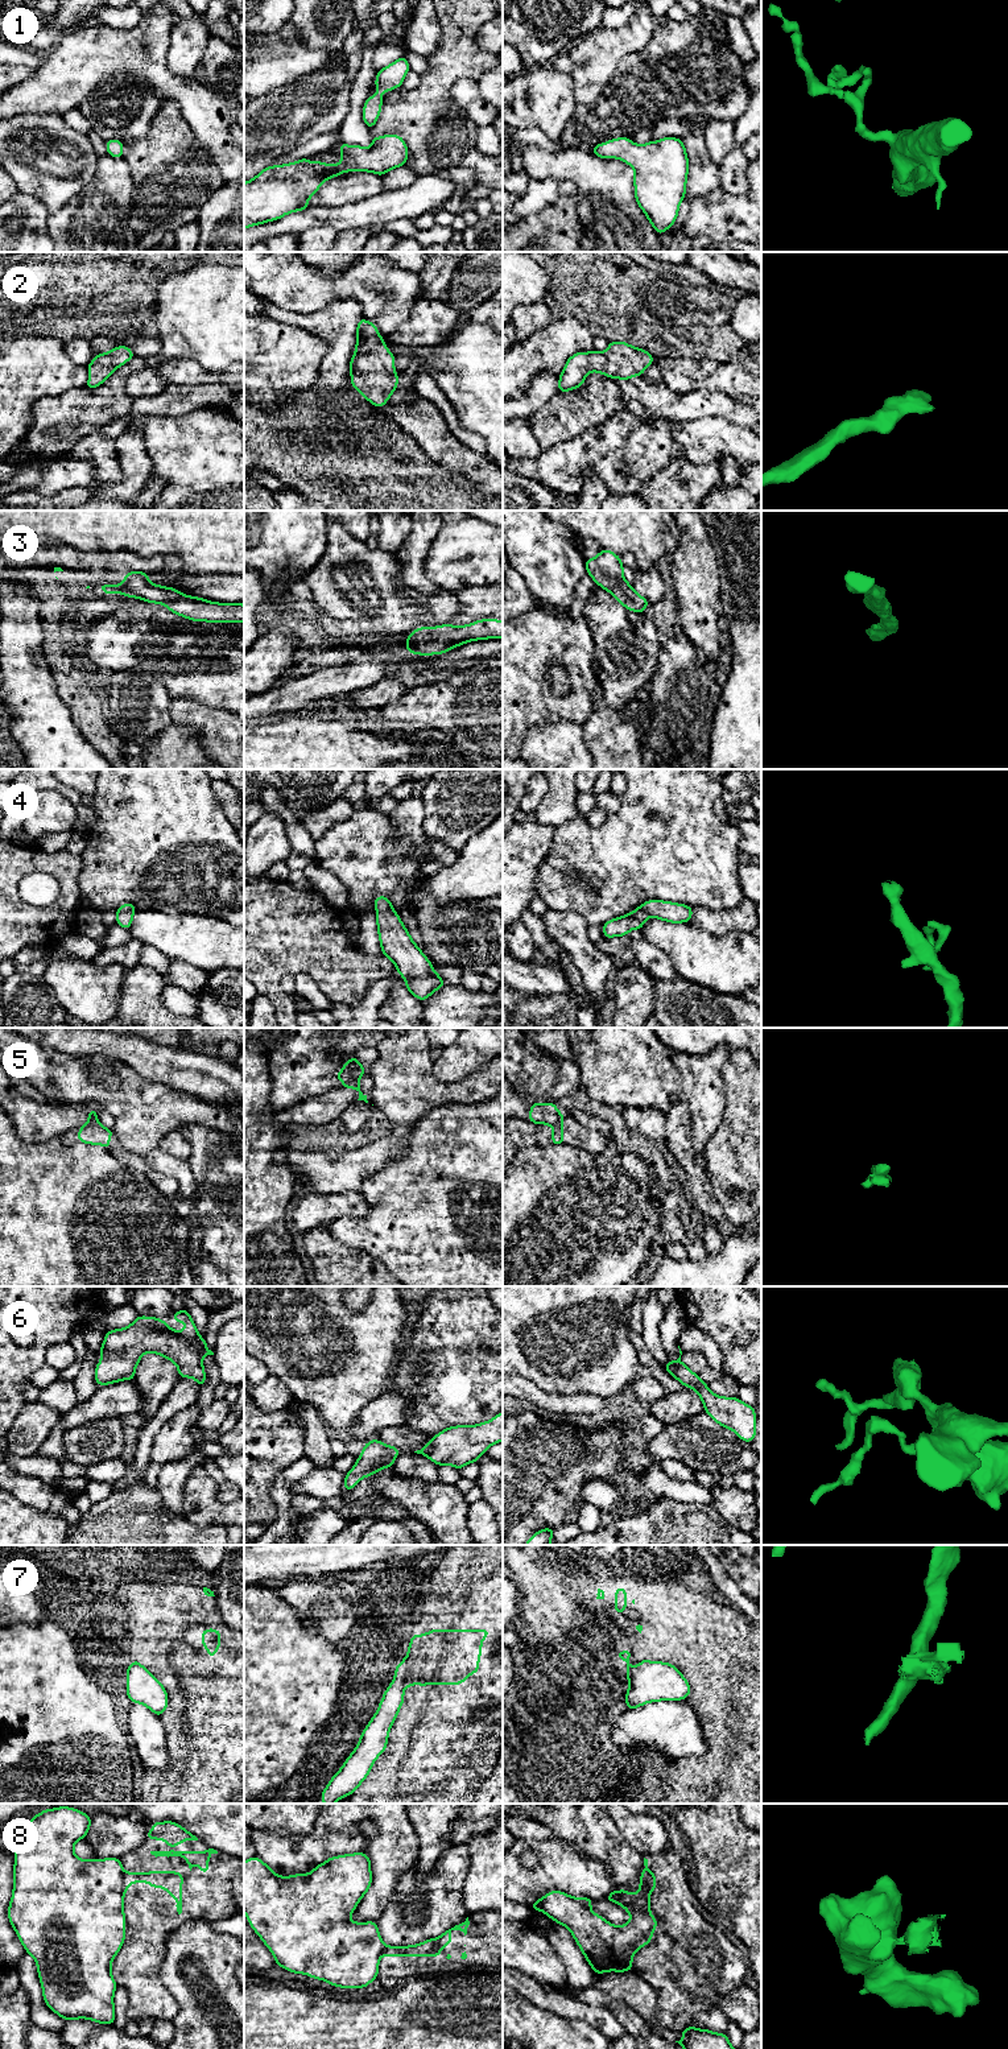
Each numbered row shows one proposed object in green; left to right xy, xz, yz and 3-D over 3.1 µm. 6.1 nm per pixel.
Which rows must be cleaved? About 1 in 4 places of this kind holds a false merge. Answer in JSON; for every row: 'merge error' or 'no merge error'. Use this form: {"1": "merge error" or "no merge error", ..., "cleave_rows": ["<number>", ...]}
{"1": "no merge error", "2": "no merge error", "3": "no merge error", "4": "no merge error", "5": "merge error", "6": "no merge error", "7": "no merge error", "8": "merge error", "cleave_rows": ["5", "8"]}

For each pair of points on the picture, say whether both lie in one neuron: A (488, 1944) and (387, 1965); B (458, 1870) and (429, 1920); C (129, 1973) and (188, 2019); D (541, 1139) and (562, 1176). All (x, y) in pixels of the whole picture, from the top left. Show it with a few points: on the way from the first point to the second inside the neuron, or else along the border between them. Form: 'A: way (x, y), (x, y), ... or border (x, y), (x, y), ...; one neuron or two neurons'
A: way (463, 1952), (437, 1952), (425, 1959), (412, 1962); one neuron
B: way (446, 1882), (429, 1908); one neuron
C: border (162, 1983), (178, 2007), (177, 2014), (172, 2019); two neurons
D: border (578, 1147), (540, 1147), (532, 1143), (516, 1152); two neurons

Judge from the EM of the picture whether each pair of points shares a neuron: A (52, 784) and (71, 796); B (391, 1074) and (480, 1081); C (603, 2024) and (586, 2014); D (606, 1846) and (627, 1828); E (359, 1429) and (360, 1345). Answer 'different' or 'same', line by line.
A: same
B: same
C: same
D: different
E: different

